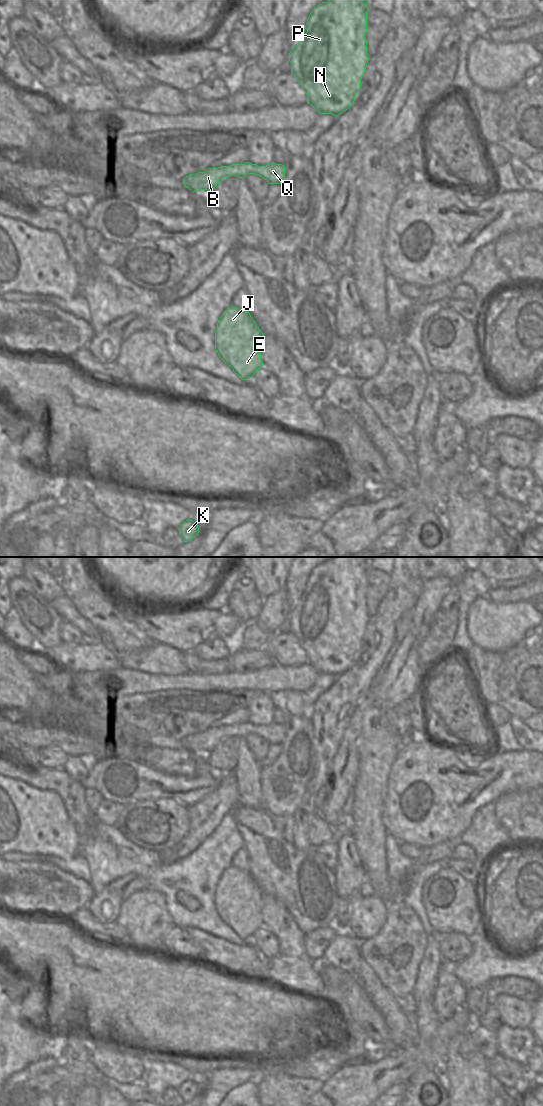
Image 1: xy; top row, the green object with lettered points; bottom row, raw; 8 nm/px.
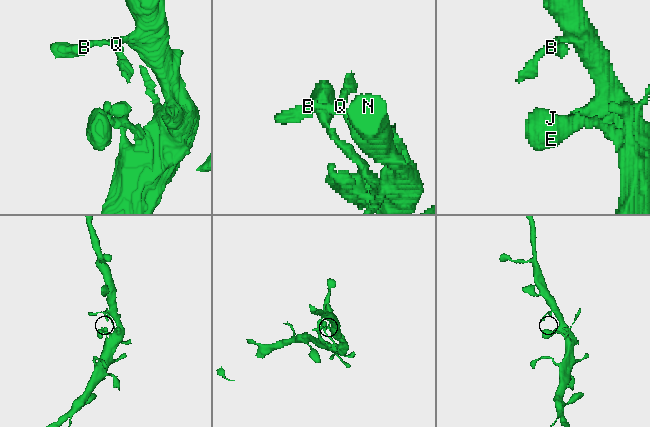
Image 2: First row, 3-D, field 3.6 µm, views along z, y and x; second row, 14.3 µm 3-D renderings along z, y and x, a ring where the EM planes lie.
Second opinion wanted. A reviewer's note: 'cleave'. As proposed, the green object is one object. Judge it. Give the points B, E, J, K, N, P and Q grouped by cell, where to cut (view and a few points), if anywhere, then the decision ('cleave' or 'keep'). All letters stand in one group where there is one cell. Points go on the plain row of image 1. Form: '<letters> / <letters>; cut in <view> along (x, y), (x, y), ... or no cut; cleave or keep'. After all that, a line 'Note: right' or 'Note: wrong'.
B E J K N P Q; no cut; keep
Note: wrong

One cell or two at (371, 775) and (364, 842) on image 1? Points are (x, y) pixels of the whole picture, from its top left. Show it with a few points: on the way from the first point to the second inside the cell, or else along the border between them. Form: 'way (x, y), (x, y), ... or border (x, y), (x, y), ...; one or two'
way (370, 792), (367, 806), (367, 825); one

